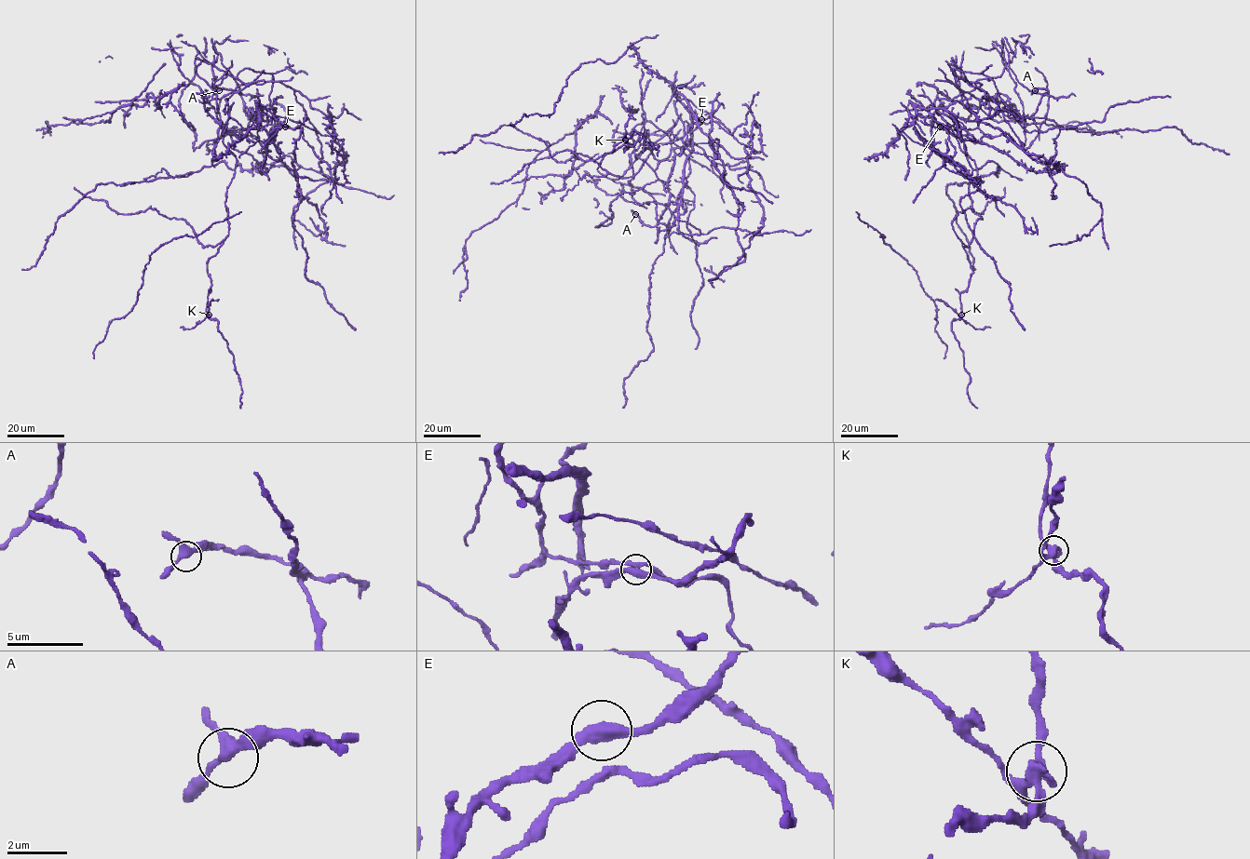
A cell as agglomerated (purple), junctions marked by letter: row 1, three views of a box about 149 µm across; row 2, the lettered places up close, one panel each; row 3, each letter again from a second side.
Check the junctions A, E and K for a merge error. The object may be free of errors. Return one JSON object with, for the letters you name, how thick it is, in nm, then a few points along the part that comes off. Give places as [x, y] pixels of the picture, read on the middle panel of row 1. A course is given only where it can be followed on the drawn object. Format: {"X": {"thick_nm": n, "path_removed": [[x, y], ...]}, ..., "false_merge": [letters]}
{"K": {"thick_nm": 340, "path_removed": [[625, 140], [606, 154], [597, 169]]}, "false_merge": ["K"]}

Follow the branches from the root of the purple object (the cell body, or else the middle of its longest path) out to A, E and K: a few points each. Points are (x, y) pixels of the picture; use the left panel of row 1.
A: (220, 118), (226, 129), (260, 128), (274, 109), (271, 119), (251, 111), (250, 117), (238, 92), (219, 90)
E: (220, 118), (221, 126), (226, 129), (260, 128), (268, 124), (285, 127)
K: (220, 118), (220, 100), (235, 92), (223, 130), (236, 158), (229, 234), (207, 264), (209, 315)

